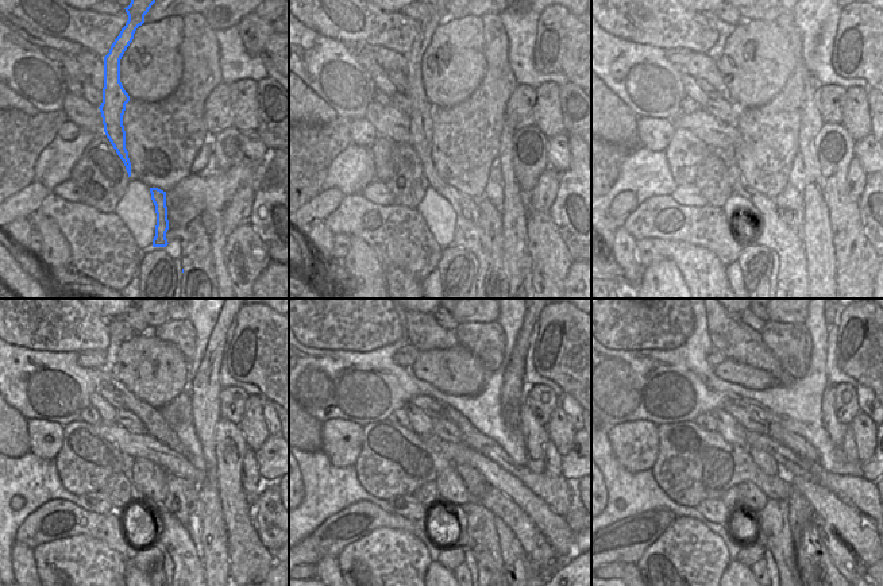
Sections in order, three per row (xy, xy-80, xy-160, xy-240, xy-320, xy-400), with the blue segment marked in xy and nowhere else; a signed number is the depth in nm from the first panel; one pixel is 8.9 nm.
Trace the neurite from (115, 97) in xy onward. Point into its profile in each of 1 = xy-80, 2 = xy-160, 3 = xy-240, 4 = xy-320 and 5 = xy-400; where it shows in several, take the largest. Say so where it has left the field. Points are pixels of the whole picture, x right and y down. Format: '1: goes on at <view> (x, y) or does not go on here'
1: goes on at xy-80 (469, 234)
2: goes on at xy-160 (774, 234)
3: goes on at xy-240 (181, 542)
4: goes on at xy-320 (489, 567)
5: goes on at xy-400 (795, 561)

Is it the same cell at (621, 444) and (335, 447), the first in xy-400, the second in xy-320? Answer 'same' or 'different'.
same

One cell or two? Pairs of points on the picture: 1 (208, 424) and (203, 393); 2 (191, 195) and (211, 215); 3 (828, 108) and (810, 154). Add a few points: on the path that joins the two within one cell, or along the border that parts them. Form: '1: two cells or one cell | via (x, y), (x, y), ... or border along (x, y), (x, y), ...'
1: one cell | via (205, 416), (205, 401)
2: two cells | border along (219, 211), (204, 209), (199, 216)
3: two cells | border along (814, 91), (816, 108), (824, 122)

